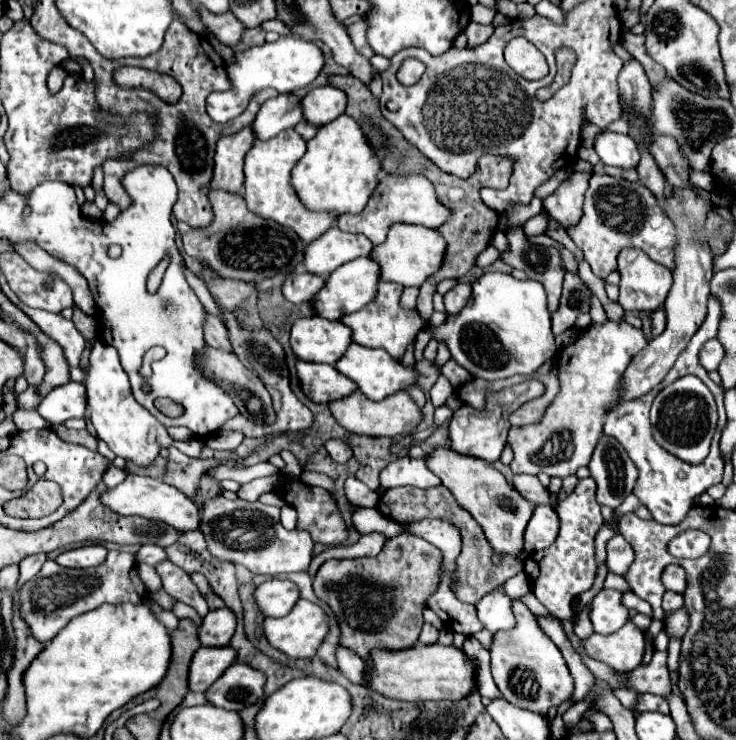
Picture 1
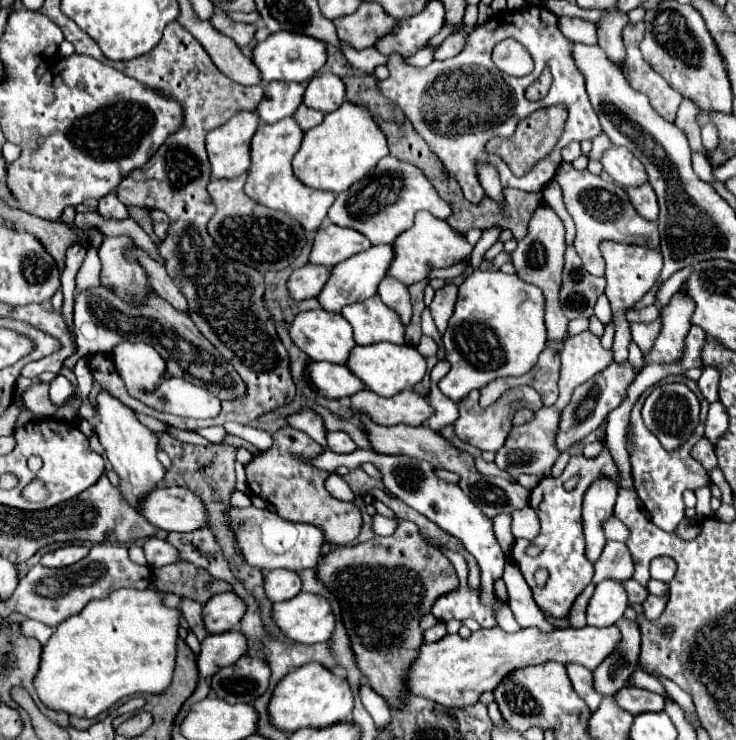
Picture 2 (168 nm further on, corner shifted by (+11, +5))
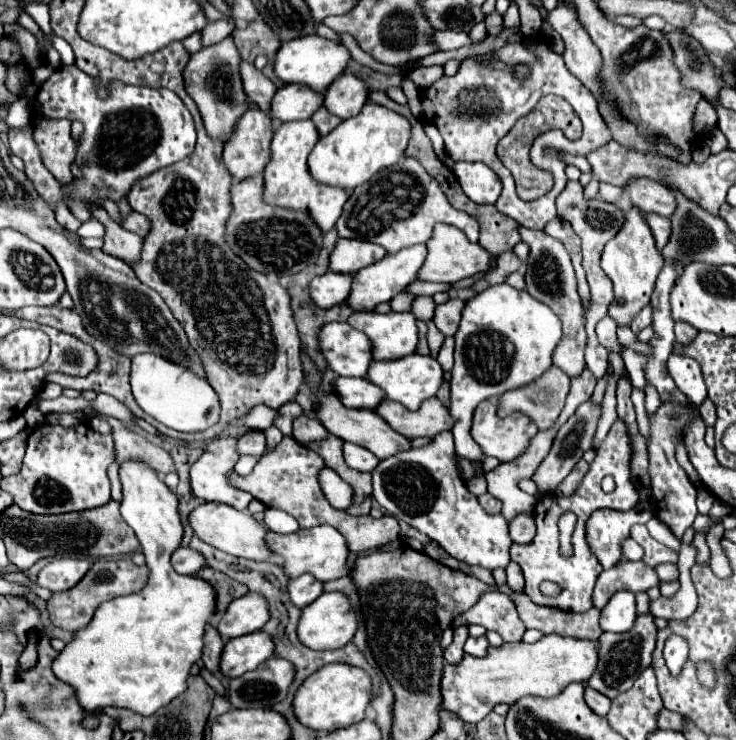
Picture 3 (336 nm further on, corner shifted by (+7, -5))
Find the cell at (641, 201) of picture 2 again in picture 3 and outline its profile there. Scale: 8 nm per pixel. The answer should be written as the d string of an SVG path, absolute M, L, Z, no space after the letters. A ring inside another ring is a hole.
M647 214L645 218L647 218L647 224L649 224L649 228L651 228L653 236L655 236L657 248L659 248L659 250L663 250L663 248L665 248L665 244L669 242L671 222L669 222L669 220L665 220L665 218L661 218L661 216L657 216L657 214Z

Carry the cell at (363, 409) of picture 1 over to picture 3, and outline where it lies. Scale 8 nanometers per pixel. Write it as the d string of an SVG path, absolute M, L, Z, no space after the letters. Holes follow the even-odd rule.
M437 398L425 400L417 412L405 410L405 406L399 402L385 400L379 404L377 414L381 414L381 418L405 438L433 438L439 432L453 428L453 416L449 414L449 408L443 406Z

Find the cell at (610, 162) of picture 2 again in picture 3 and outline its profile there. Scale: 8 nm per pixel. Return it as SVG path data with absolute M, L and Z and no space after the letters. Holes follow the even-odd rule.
M637 178L625 190L631 202L645 214L653 212L663 218L671 218L675 214L675 194L655 180Z

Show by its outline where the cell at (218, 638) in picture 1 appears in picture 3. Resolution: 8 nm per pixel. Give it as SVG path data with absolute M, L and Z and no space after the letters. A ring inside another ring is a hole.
M249 592L229 604L225 616L217 624L217 630L225 638L237 638L261 630L267 622L269 622L267 598L257 592Z

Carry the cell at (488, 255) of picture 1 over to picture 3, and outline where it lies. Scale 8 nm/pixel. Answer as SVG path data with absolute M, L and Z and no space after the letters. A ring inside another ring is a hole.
M406 290L399 293L393 300L390 301L391 309L394 312L405 312L410 311L412 301L416 297L410 293L408 293Z

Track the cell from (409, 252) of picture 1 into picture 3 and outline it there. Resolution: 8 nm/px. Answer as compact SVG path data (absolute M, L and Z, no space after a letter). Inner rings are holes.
M437 224L433 230L433 238L427 242L429 254L419 270L419 280L429 280L429 282L445 282L445 284L455 284L463 278L487 272L493 262L493 254L489 254L481 244L473 244L467 240L467 236L457 230L455 226L449 224Z

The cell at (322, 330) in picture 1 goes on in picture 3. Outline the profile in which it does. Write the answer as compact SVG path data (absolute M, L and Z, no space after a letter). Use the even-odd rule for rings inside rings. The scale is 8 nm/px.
M331 322L321 328L319 340L327 364L339 376L365 378L369 362L373 360L373 346L369 346L365 334L353 330L345 322Z

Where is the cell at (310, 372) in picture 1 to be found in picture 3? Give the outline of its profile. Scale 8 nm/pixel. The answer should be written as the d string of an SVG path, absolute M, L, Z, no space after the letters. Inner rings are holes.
M337 378L335 390L347 408L377 410L377 402L385 400L385 392L367 378Z

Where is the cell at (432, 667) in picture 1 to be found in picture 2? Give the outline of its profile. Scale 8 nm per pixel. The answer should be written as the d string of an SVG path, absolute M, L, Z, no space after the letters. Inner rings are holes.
M615 624L605 628L585 626L579 630L557 628L549 634L539 632L537 628L525 628L515 634L507 634L501 628L479 628L469 638L447 634L437 642L421 644L419 656L405 676L405 688L409 694L429 698L447 708L463 708L475 704L483 692L493 690L511 670L521 666L555 660L561 664L581 664L593 670L613 652L613 648L617 648L617 640L621 640L621 630Z

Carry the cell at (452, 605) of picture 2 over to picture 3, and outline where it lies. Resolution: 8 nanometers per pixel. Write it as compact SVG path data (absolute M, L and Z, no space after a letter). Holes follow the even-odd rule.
M501 592L483 594L473 610L461 614L453 626L459 624L481 624L499 632L505 642L521 642L525 634L525 624L519 620L513 600Z

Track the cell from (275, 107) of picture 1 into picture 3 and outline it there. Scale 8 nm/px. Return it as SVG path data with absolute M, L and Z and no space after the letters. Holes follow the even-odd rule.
M285 84L283 88L277 90L277 94L273 98L271 116L281 122L307 120L321 106L323 106L323 94L309 90L309 86Z

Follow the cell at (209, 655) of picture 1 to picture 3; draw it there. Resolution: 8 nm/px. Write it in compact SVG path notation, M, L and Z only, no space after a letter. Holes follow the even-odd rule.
M263 630L249 636L237 636L225 644L221 656L221 674L237 678L249 670L255 670L259 664L273 656L273 636Z

